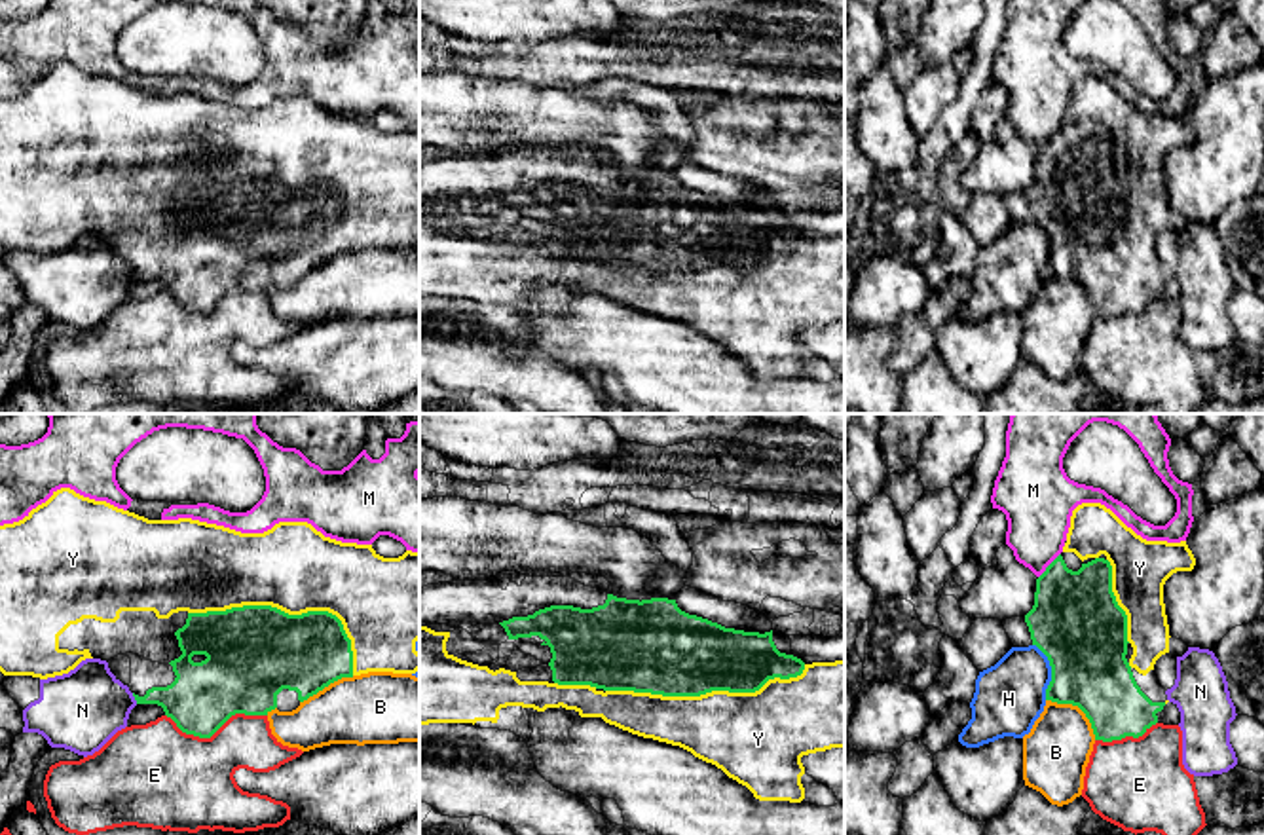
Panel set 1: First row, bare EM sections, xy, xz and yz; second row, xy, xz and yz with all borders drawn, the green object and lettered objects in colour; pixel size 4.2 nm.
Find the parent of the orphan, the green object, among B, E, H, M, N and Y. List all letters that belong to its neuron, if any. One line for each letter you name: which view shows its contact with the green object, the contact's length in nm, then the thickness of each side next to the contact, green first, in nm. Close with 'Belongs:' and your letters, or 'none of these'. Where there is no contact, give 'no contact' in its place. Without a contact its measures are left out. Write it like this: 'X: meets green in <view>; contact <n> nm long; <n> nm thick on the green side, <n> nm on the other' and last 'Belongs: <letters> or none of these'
Y: meets green in xy; contact 750 nm long; 400 nm thick on the green side, 380 nm on the other
Belongs: Y

